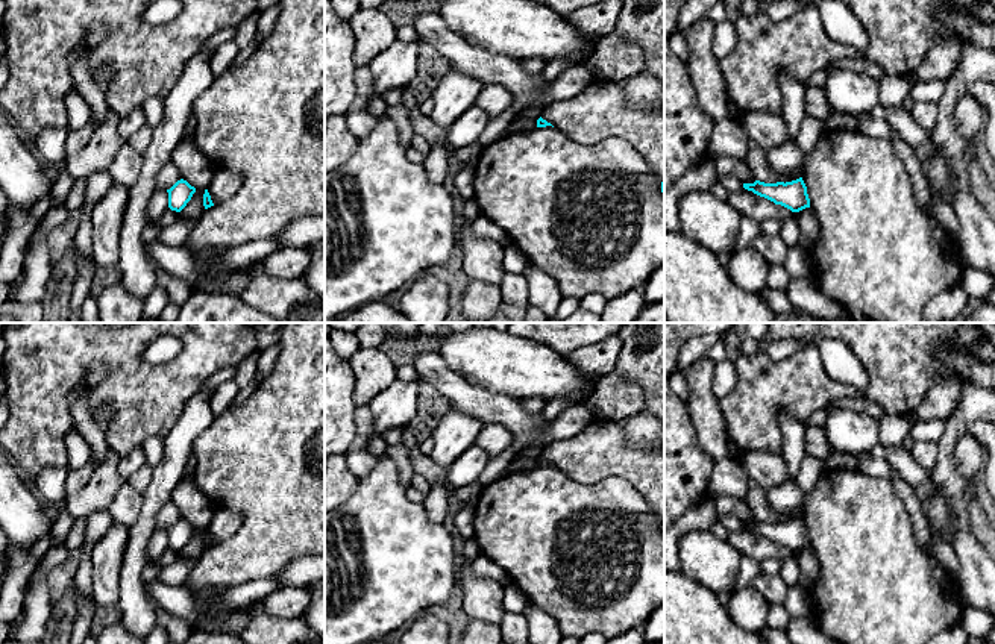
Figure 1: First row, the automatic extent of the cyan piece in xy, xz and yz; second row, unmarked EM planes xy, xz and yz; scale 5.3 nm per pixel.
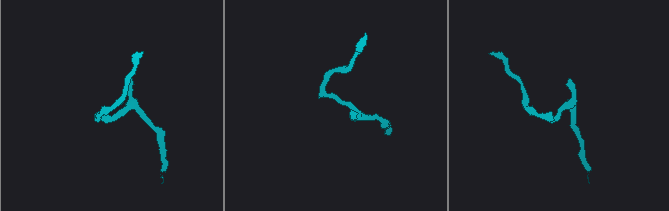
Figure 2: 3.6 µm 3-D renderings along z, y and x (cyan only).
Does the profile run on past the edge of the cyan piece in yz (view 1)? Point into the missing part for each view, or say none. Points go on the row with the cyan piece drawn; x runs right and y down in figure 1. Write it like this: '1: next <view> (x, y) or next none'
1: next none

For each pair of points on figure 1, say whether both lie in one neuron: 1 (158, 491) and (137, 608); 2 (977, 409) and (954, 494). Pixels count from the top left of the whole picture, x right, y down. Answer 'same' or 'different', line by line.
1: same
2: same

